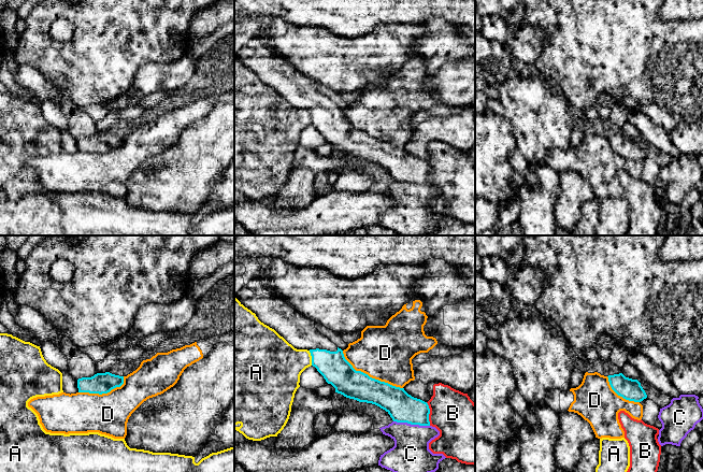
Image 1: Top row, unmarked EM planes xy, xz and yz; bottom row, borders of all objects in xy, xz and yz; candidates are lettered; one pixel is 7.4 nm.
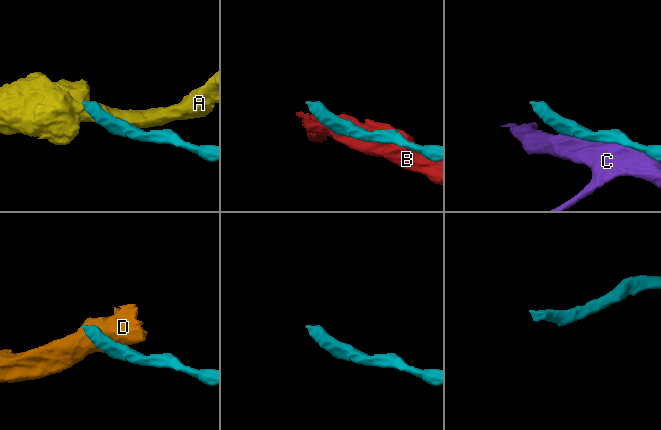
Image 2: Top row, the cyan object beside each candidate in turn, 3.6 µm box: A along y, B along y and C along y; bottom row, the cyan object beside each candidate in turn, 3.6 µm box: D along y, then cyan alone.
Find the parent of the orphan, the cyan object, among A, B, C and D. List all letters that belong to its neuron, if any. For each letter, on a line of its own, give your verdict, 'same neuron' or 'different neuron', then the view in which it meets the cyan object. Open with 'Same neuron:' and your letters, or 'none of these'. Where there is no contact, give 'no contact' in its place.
Same neuron: none of these
A: different neuron; contact in xz
B: different neuron; contact in xz
C: different neuron; contact in xz
D: different neuron; contact in xz

